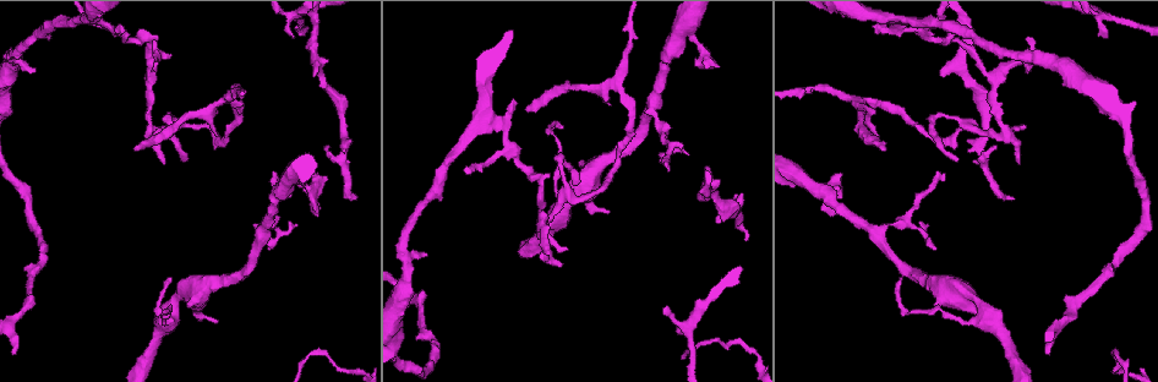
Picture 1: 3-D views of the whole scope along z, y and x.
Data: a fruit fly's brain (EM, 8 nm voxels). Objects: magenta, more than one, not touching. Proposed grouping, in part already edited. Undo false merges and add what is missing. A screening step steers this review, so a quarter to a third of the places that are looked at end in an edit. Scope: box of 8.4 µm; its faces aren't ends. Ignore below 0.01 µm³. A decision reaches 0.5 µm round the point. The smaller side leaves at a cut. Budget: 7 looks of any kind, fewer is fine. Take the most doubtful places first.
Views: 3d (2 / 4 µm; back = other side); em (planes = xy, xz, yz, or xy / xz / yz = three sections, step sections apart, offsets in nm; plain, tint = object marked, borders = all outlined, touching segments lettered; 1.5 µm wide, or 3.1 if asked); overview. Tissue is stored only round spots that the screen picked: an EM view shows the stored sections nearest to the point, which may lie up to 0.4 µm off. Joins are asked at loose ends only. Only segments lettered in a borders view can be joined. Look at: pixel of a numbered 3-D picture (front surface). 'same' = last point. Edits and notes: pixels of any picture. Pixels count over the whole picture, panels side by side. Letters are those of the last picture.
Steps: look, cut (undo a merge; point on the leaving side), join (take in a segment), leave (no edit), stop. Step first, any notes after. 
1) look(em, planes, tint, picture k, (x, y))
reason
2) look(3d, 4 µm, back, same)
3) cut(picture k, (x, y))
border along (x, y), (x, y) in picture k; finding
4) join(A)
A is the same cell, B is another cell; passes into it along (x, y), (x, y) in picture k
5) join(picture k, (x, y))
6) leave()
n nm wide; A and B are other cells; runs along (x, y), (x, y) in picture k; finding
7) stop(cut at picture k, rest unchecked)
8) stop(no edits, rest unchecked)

look(em, xz, step 8, tint, picture 1, (878, 133))
tapers out

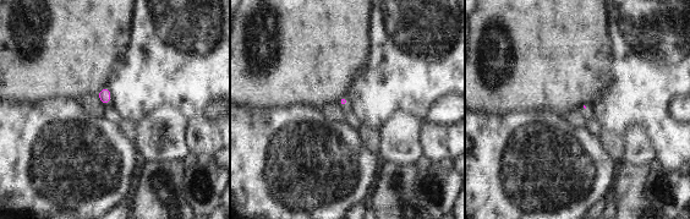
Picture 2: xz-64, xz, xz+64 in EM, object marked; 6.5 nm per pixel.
look(em, planes, borders, same)

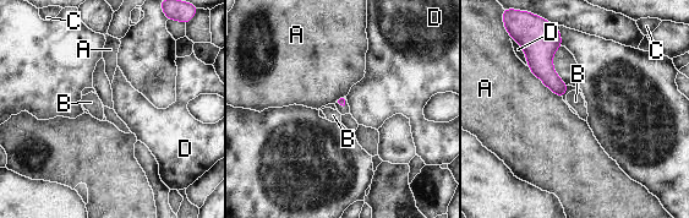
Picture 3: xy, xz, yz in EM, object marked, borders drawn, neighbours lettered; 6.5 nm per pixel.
leave()
A, B, C and D are other cells; border along (568, 85), (568, 90), (562, 97) in picture 3; none of them fits

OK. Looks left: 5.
look(3d, 2 µm, picture 1, (1029, 69))
branch stops here

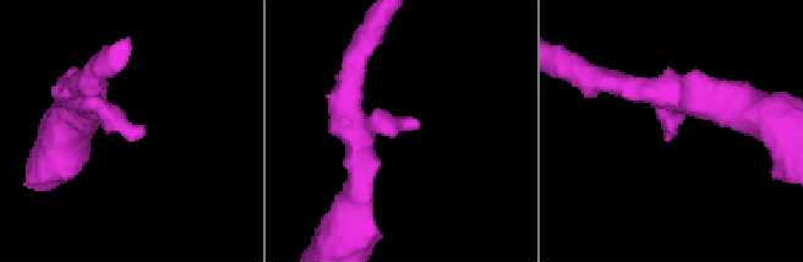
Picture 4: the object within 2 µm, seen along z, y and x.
look(em, xy, step 8, borders, picture 4, (674, 132))
arms of 260, 280 nm; shape alone is not enough

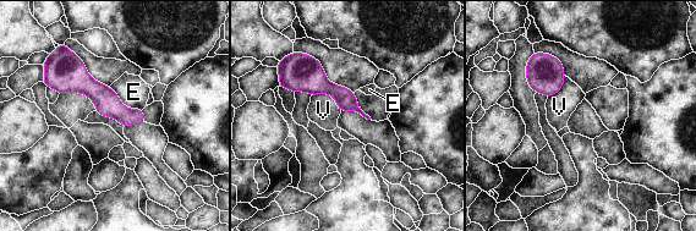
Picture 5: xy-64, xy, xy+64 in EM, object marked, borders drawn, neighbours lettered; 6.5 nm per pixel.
leave()
E and V are other cells; border along (109, 87), (124, 105), (142, 109) in picture 5; no lettered segment goes on from it

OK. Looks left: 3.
look(3d, 2 µm, picture 1, (327, 176))
free end

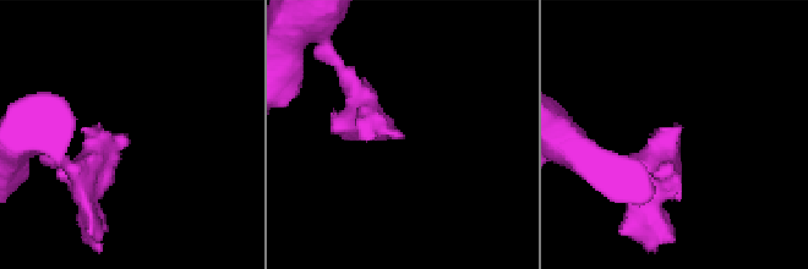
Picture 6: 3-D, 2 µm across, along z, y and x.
look(em, xz, step 8, borders, picture 6, (400, 133))
now the EM

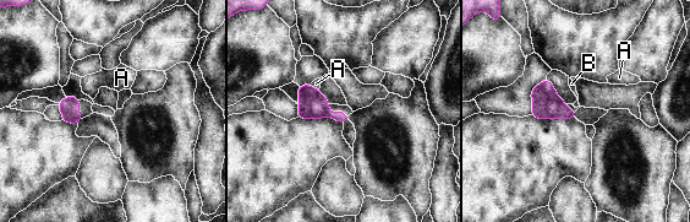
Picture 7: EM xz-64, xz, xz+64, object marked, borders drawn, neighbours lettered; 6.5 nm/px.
look(em, yz, step 8, borders, same)

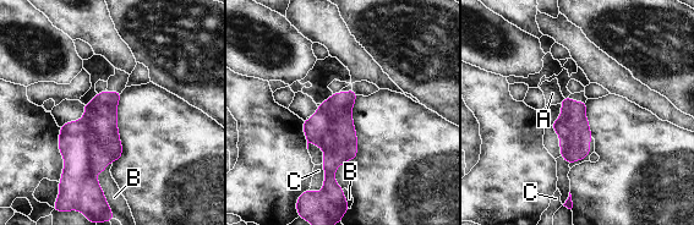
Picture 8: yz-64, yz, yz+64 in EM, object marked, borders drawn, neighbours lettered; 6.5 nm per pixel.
join(A)
A is the same cell, B and C are other cells; passes into it along (572, 126), (562, 100), (552, 93) in picture 8; the neuron continues

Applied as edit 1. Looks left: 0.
stop(join at picture 8, rest unchecked)

